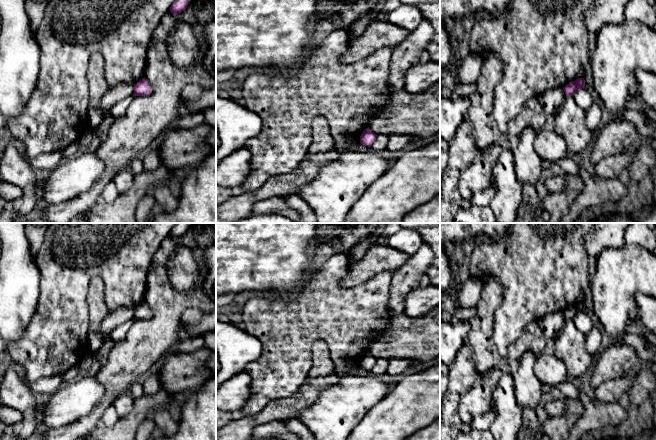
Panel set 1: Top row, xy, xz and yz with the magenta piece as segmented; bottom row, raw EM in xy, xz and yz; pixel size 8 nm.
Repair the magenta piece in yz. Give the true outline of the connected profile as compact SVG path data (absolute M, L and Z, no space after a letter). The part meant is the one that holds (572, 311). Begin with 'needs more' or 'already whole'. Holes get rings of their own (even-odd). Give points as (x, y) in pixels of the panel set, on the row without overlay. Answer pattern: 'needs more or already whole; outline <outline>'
already whole; outline M578 302L575 305L570 306L565 311L563 311L563 314L566 320L573 320L577 314L584 313L584 310L585 310L584 302Z

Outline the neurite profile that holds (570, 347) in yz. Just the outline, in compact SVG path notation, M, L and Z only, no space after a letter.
M566 320L555 338L554 355L565 364L570 381L589 371L592 356L585 345L585 334L577 328L573 320Z

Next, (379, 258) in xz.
M375 243L359 261L351 263L341 287L352 288L384 271L397 271L410 256L388 245Z

